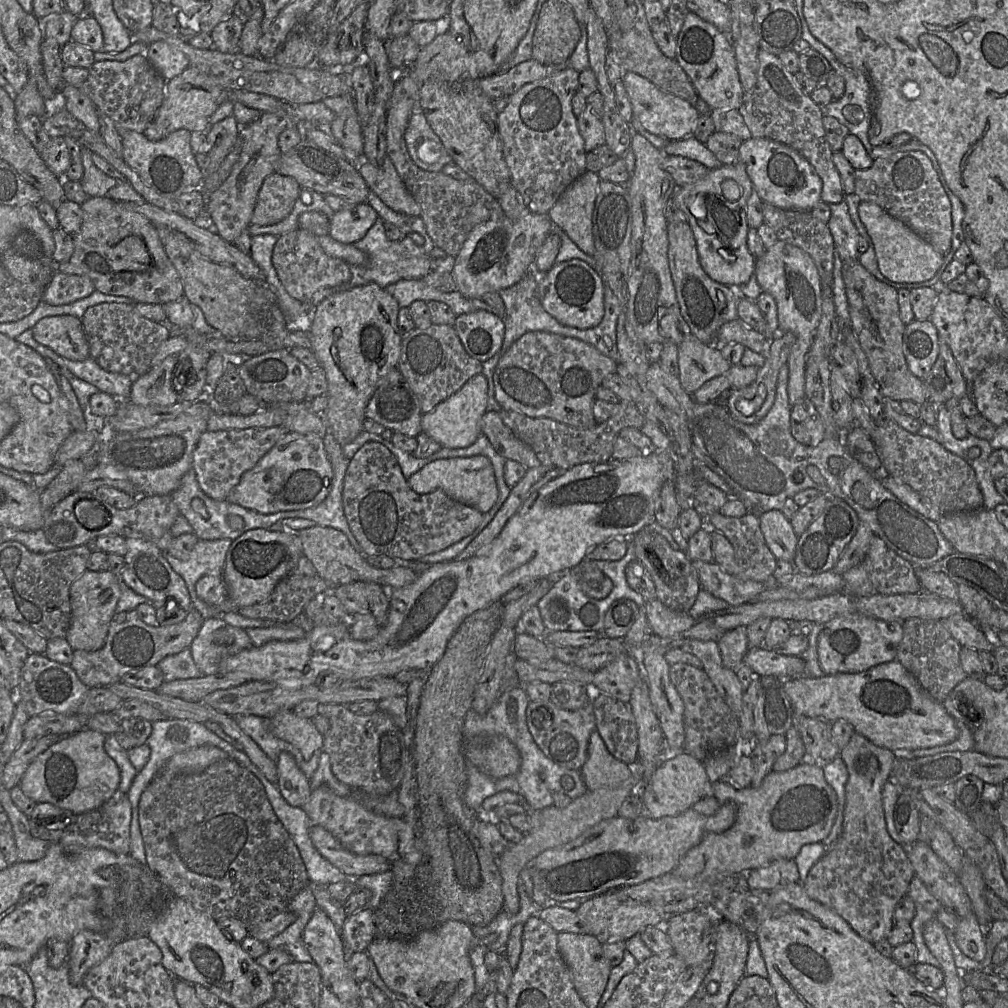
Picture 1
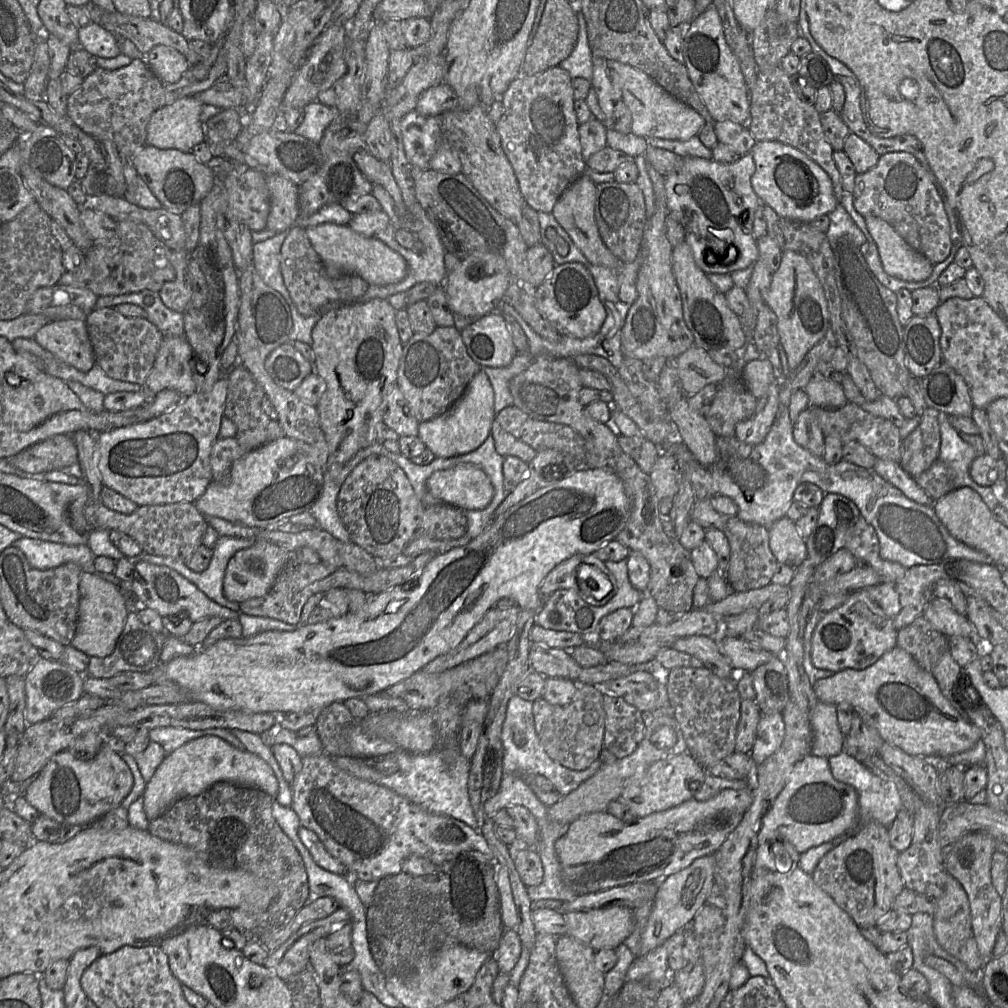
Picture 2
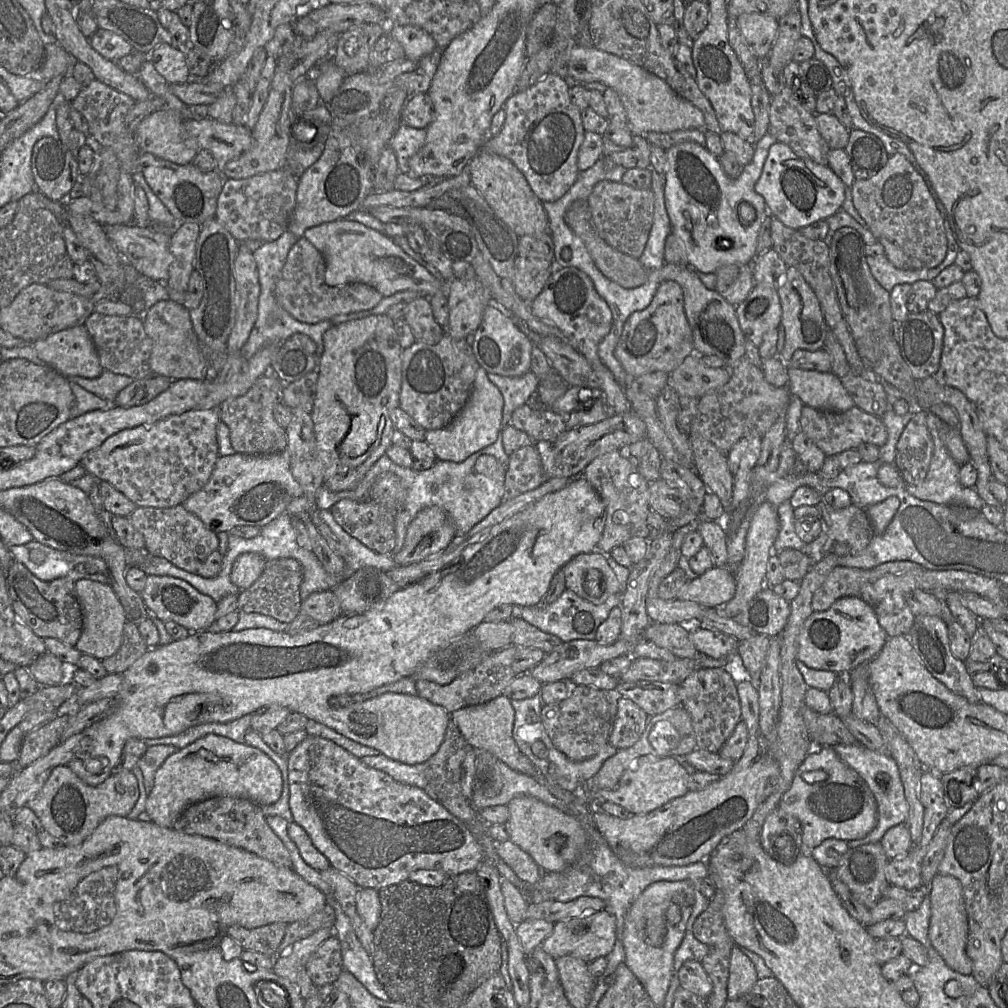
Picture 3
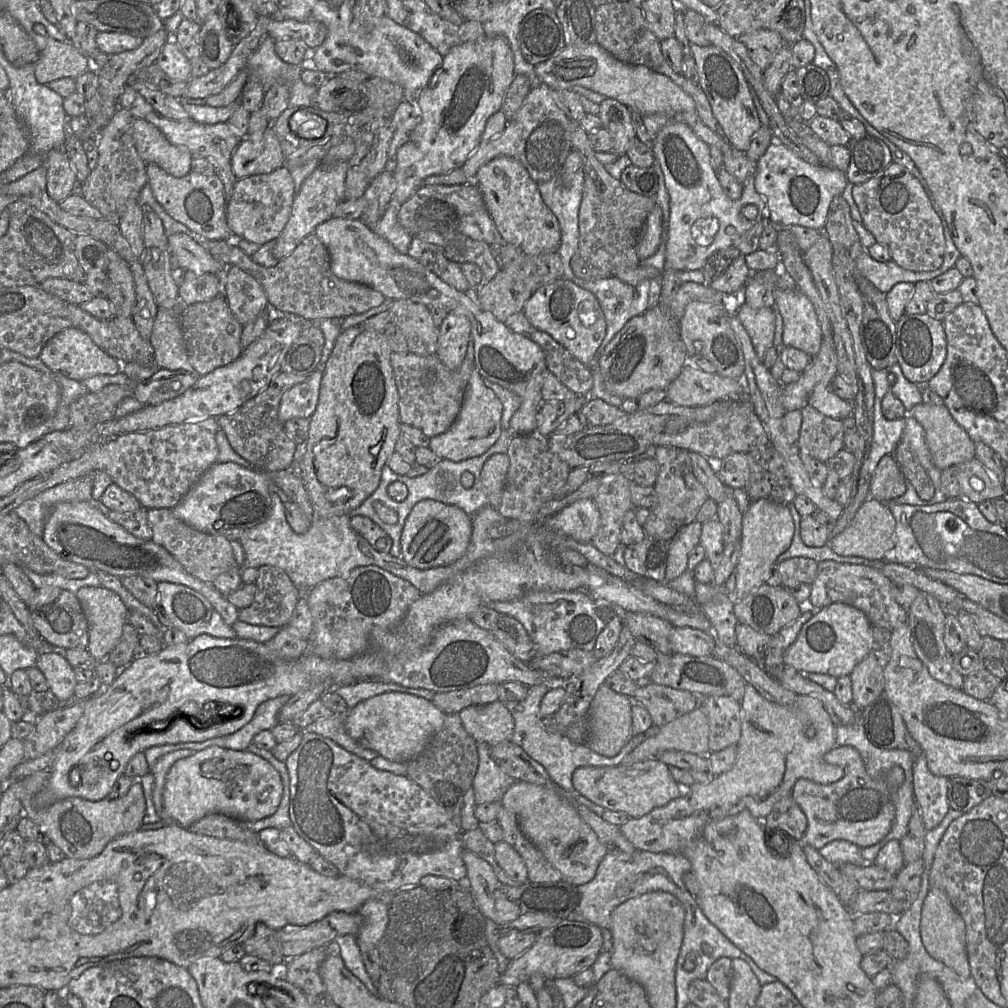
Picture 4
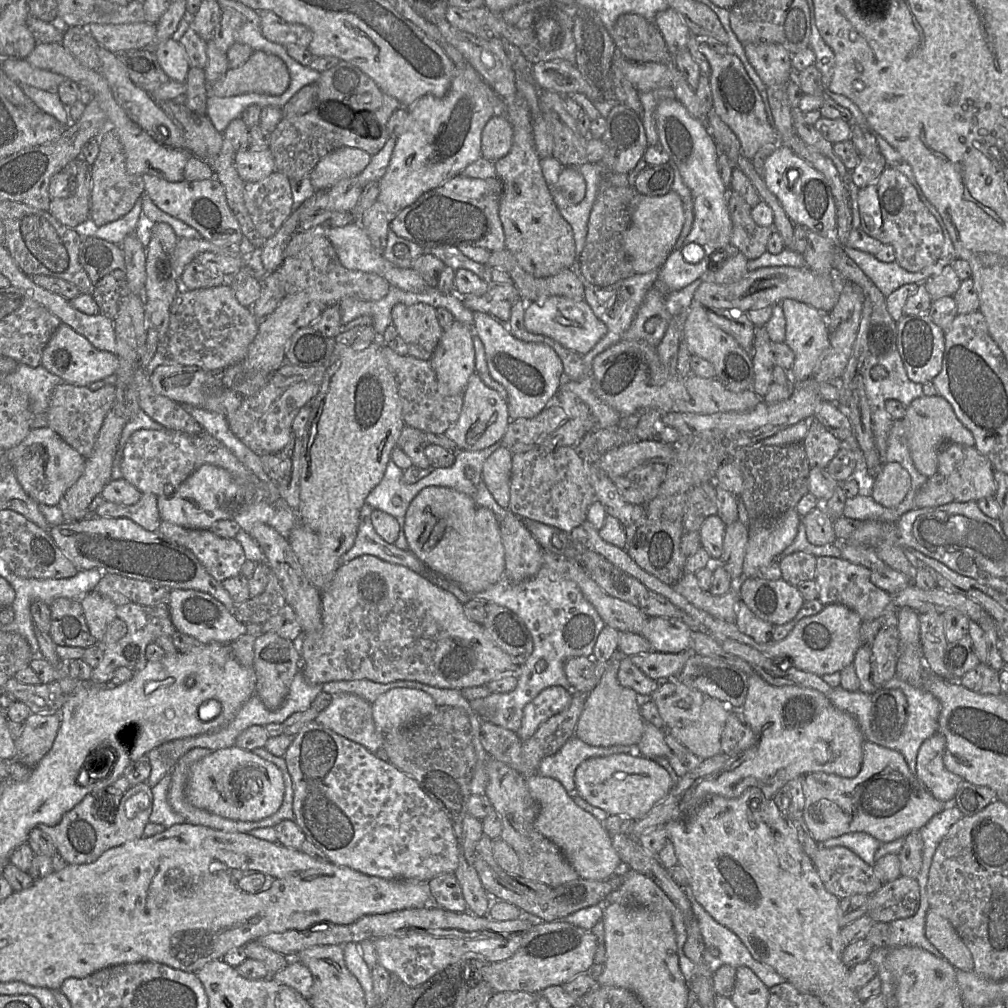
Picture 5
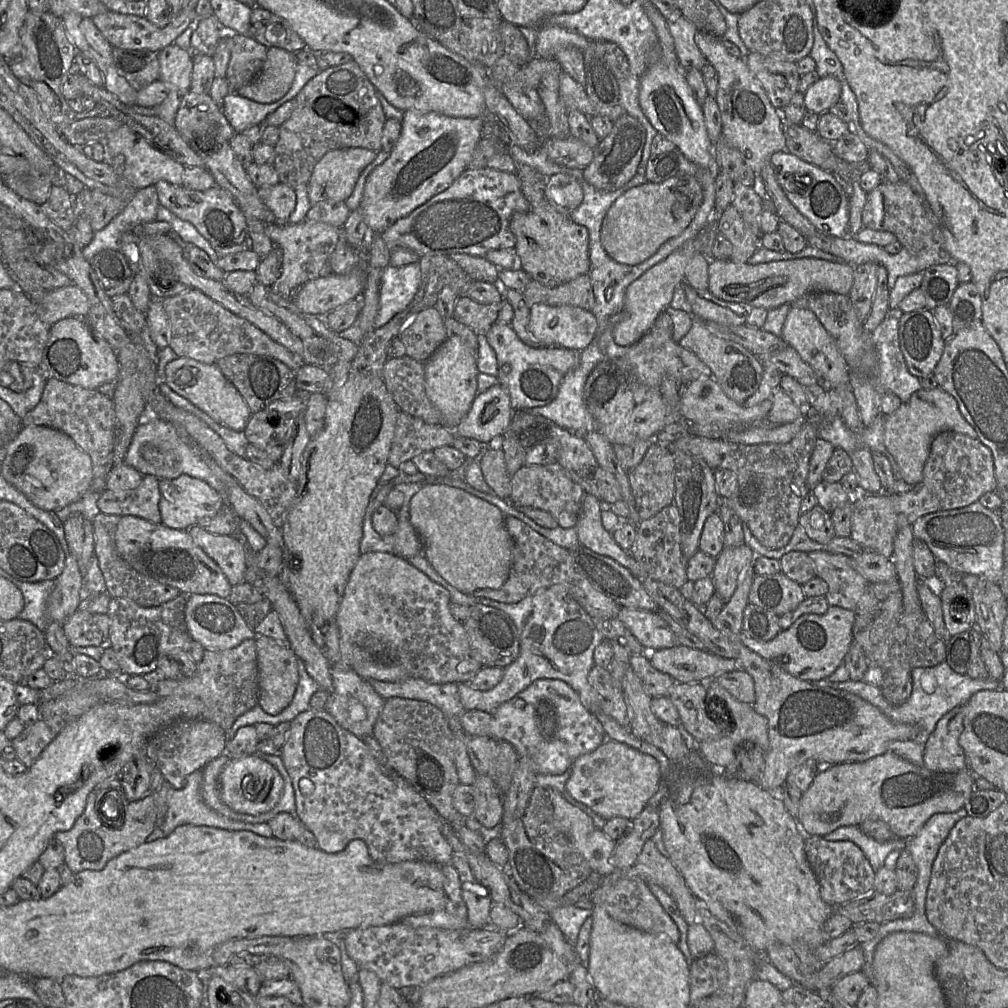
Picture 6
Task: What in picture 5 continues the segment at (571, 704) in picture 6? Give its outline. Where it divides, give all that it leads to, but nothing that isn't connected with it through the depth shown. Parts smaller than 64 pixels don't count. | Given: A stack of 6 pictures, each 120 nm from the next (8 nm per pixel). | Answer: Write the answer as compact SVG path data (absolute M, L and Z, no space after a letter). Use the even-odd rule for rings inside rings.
M561 686L543 689L524 707L521 726L515 733L522 741L529 739L543 722L563 711L571 697L572 691Z

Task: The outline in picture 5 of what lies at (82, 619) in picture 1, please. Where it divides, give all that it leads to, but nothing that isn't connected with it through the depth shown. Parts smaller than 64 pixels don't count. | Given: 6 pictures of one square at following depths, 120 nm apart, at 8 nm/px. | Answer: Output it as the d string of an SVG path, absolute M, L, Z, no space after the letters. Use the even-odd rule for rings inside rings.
M95 590L85 594L79 602L91 635L101 644L108 625L117 617L117 606Z

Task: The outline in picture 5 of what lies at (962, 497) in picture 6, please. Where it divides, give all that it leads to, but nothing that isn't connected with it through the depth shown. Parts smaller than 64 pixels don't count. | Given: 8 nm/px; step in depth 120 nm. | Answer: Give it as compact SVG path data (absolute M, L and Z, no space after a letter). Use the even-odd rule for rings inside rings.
M952 442L943 443L938 451L938 473L945 478L956 502L978 501L988 496L995 497L997 484L994 478L994 468L990 460L979 453L974 446Z

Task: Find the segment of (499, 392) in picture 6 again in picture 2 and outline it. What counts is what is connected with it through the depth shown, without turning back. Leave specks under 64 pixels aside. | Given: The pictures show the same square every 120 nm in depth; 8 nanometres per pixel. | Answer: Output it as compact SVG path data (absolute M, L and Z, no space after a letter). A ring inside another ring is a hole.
M481 369L472 378L463 395L445 413L419 423L417 436L436 457L451 458L481 446L491 434L495 418L494 390L487 374Z

